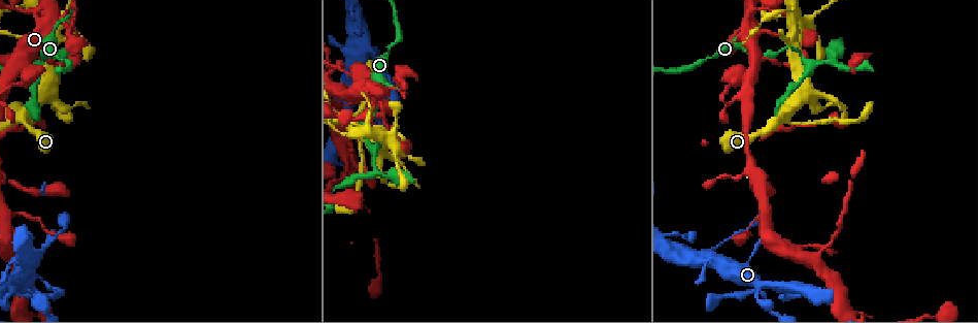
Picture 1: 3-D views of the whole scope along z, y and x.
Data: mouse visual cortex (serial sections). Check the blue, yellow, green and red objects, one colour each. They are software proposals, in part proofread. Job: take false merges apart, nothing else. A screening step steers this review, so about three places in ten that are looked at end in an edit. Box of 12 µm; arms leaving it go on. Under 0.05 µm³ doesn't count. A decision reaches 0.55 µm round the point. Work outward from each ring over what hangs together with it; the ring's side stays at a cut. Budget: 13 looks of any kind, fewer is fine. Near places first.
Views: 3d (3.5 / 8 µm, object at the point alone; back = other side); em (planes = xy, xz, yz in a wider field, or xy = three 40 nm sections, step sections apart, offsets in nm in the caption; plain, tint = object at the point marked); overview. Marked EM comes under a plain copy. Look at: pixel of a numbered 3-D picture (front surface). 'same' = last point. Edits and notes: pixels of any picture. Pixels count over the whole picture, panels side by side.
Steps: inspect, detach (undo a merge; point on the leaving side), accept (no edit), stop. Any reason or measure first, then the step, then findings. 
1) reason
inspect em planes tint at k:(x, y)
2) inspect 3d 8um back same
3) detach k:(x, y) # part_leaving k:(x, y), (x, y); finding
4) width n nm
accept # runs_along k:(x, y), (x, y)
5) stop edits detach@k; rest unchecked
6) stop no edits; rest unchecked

sharp bend
inspect 3d 3.5um at 1:(373, 151)

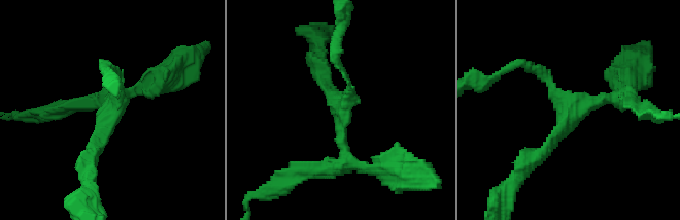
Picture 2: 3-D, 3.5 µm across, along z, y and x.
arms 3; arm_widths 100, 150, 200 nm; shape alone is not enough
inspect em xy step 5 tint at 2:(343, 107)

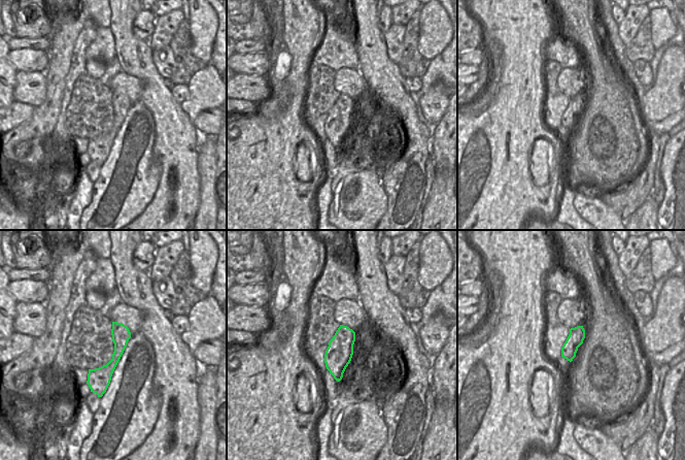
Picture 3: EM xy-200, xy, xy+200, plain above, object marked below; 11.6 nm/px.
accept # runs_along 2:(520, 64), (568, 102), (628, 92); all the same cell

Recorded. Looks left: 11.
abrupt turn
inspect 3d 3.5um at 1:(74, 8)

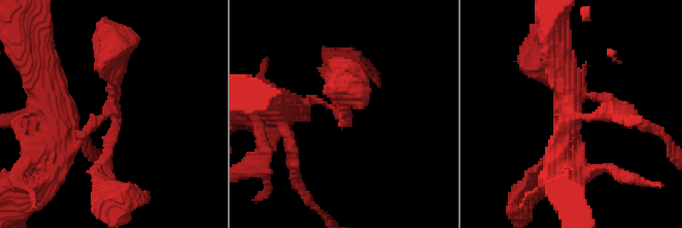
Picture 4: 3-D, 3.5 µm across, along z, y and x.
inspect em planes tint at 4:(114, 117)

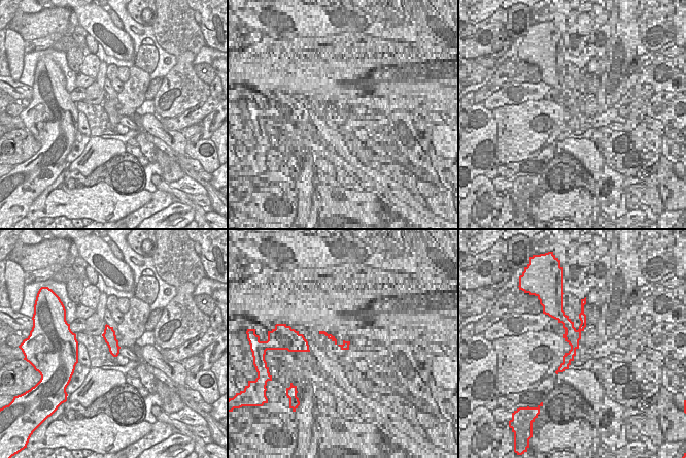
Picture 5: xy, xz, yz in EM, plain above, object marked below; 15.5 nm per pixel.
inspect em xy step 5 tint same

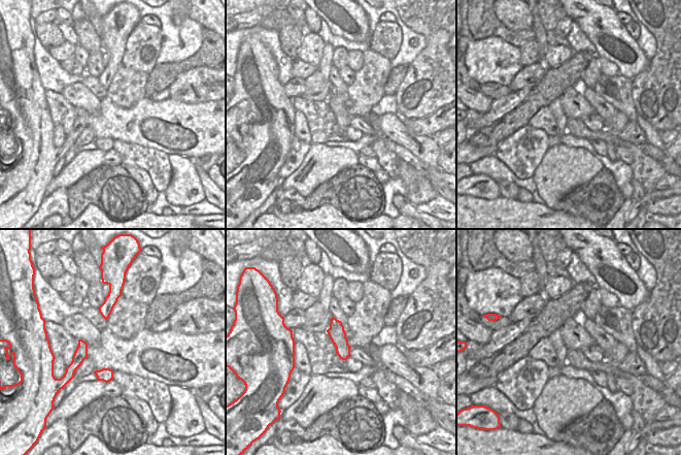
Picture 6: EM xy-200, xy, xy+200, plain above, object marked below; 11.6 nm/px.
accept # runs_along 4:(301, 107), (319, 99), (345, 116), (329, 75); continuous, no second cell

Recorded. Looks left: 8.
sudden change in width
inspect 3d 3.5um at 1:(46, 246)

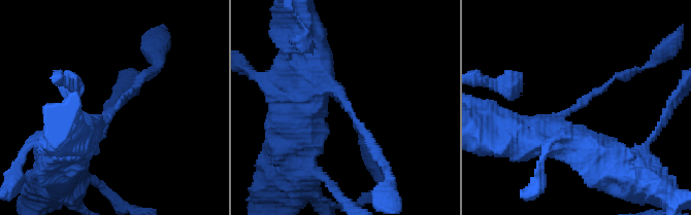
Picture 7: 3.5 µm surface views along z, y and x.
inspect em xy step 1 tint at 7:(346, 106)

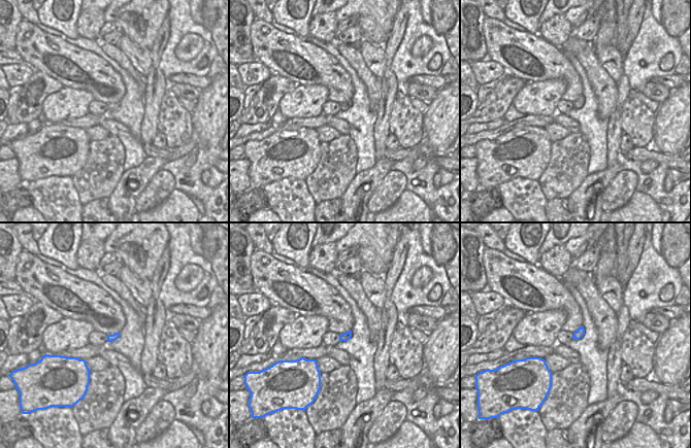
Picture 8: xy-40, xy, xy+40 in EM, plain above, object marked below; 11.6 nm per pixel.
arm_widths 100, 600 nm
accept # all the same cell

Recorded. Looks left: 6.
three-way junction
inspect 3d 8um at 1:(13, 214)

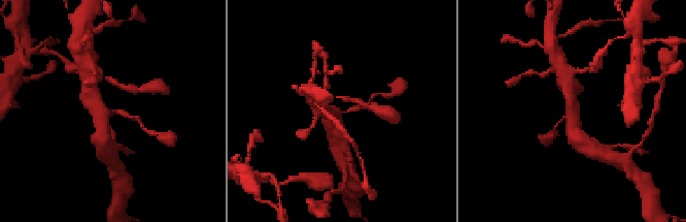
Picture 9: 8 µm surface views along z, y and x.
inspect em xy step 1 tint at 9:(338, 112)

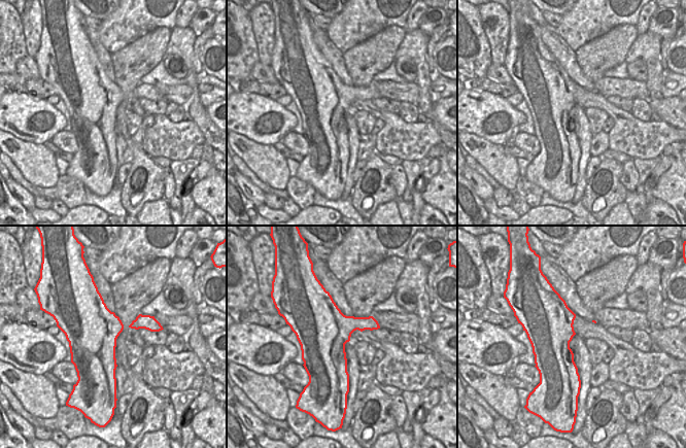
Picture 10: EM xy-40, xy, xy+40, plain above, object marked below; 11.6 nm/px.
width 600 nm
accept # runs_along 9:(92, 98), (99, 116), (122, 112), (136, 118); all the same cell

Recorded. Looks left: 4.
thick turns thin
inspect 3d 3.5um back at 1:(345, 154)

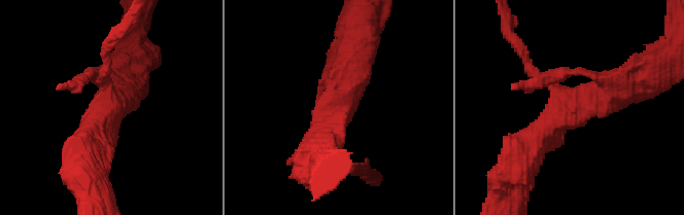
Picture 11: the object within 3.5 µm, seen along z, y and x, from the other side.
arms 3; arm_widths 150, 400, 500 nm; shape alone is not enough
inspect em planes tint at 11:(338, 108)

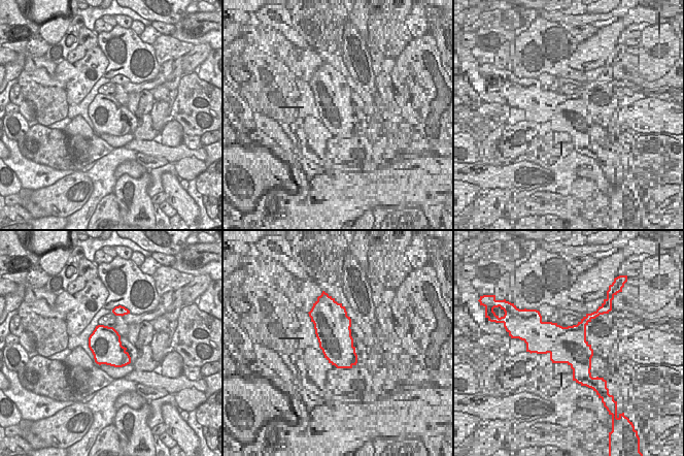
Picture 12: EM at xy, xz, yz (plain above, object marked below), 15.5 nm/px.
width 480 nm
accept # runs_along 11:(627, 86), (568, 102), (525, 153); continuous, no second cell

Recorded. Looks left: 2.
stop no edits; rest unchecked

